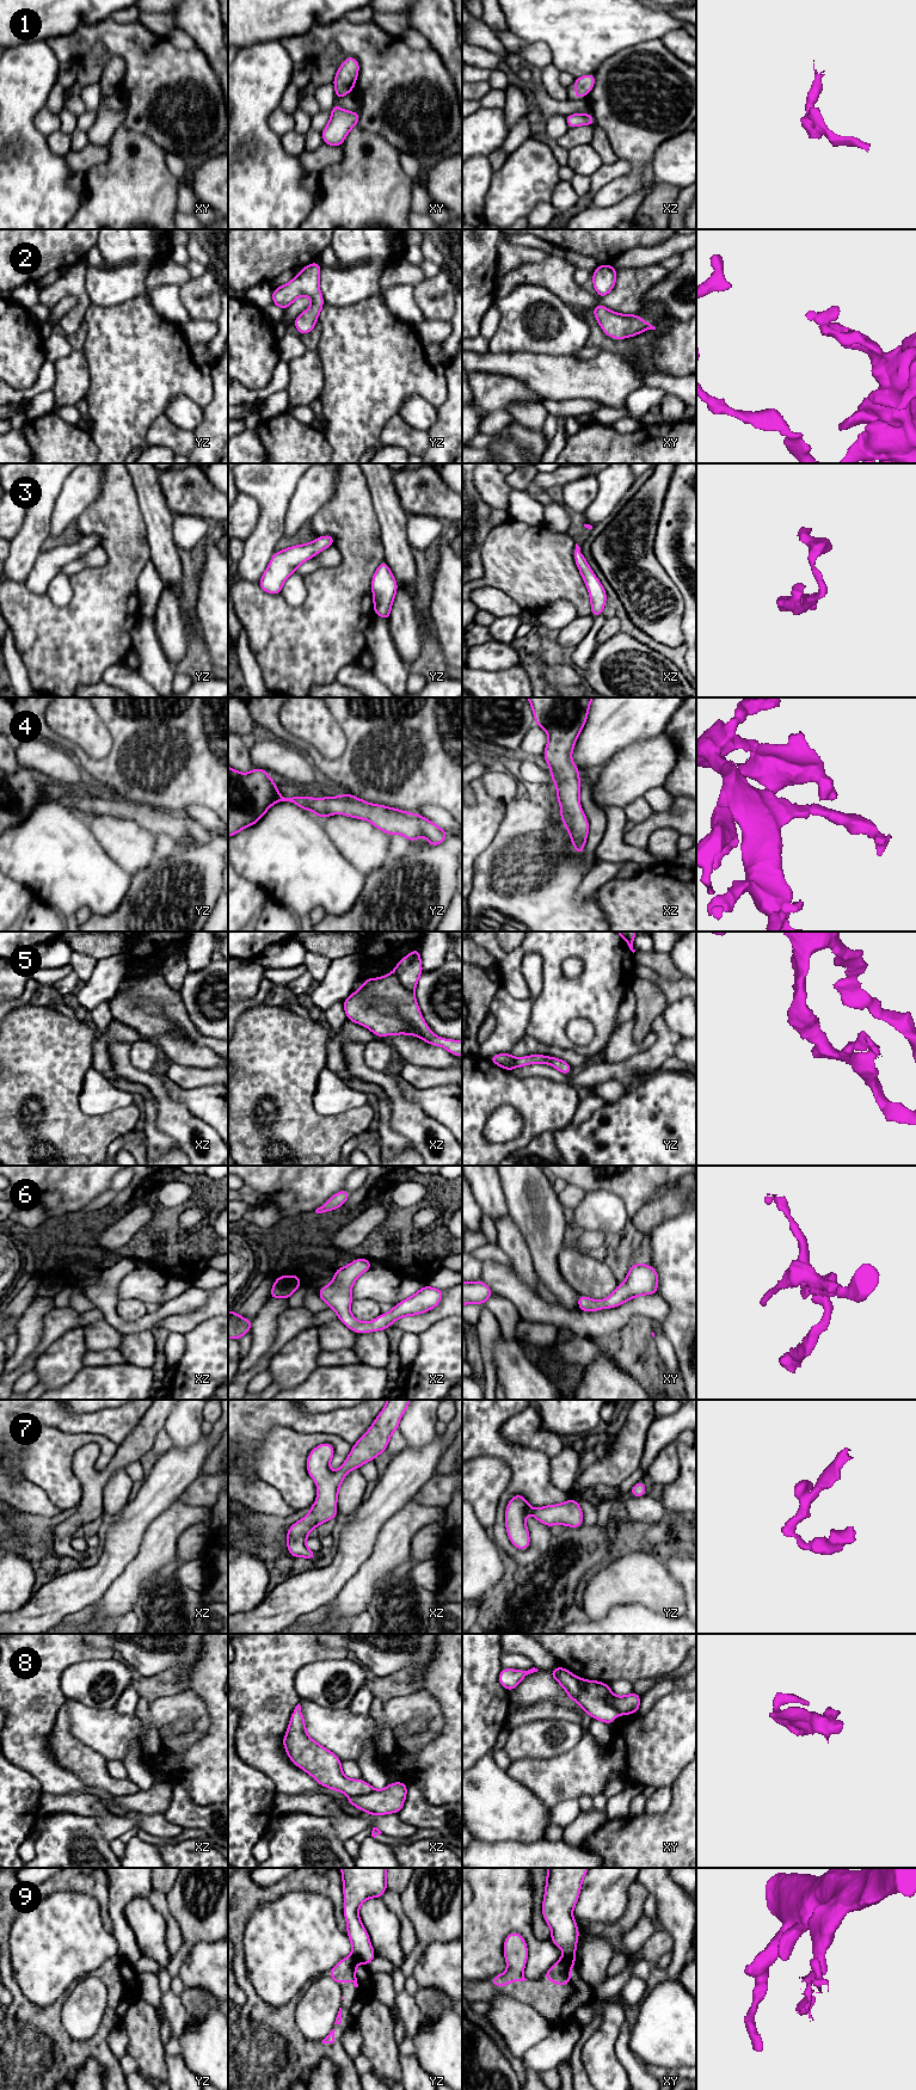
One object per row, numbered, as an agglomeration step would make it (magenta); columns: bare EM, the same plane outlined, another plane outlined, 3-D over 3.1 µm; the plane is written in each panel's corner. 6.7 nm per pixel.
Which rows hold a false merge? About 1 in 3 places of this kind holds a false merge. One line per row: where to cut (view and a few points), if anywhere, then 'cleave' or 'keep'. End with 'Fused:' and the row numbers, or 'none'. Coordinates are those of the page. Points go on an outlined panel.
1: cut none; keep
2: cut none; keep
3: cut none; keep
4: cut none; keep
5: cut xz (393, 972), (399, 982), (412, 993); cleave
6: cut none; keep
7: cut none; keep
8: cut xz (375, 1790), (368, 1794), (349, 1796); cleave
9: cut xy (563, 1956), (573, 1958); cleave
Fused: 5, 8, 9

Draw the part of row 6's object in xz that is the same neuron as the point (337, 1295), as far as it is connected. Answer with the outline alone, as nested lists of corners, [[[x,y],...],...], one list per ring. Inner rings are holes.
[[[356,1259],[345,1267],[336,1268],[334,1280],[318,1291],[318,1296],[338,1314],[339,1321],[355,1333],[386,1330],[398,1318],[424,1314],[436,1308],[444,1296],[443,1290],[425,1285],[410,1298],[395,1304],[389,1313],[381,1314],[371,1322],[361,1322],[350,1311],[351,1289],[356,1279],[370,1268],[370,1260]]]

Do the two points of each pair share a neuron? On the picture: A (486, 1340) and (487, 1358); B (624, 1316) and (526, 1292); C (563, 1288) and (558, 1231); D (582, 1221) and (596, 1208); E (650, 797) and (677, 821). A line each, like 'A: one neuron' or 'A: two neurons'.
A: one neuron
B: one neuron
C: one neuron
D: one neuron
E: two neurons

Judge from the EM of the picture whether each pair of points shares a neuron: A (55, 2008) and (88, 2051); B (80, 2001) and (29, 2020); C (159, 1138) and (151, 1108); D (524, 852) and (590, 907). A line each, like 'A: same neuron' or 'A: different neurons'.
A: same neuron
B: different neurons
C: same neuron
D: same neuron

